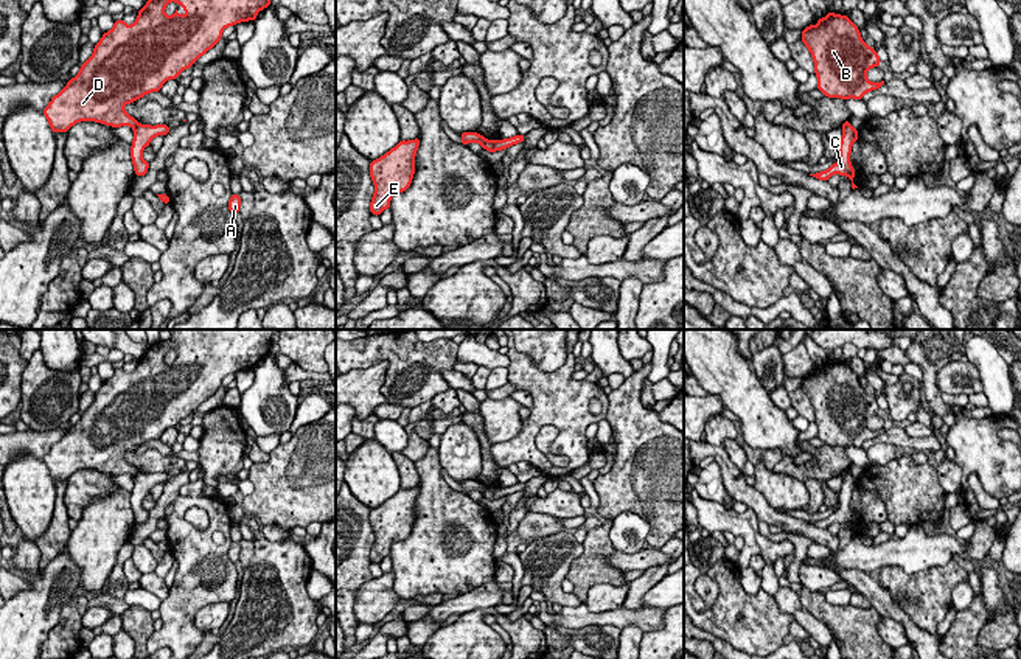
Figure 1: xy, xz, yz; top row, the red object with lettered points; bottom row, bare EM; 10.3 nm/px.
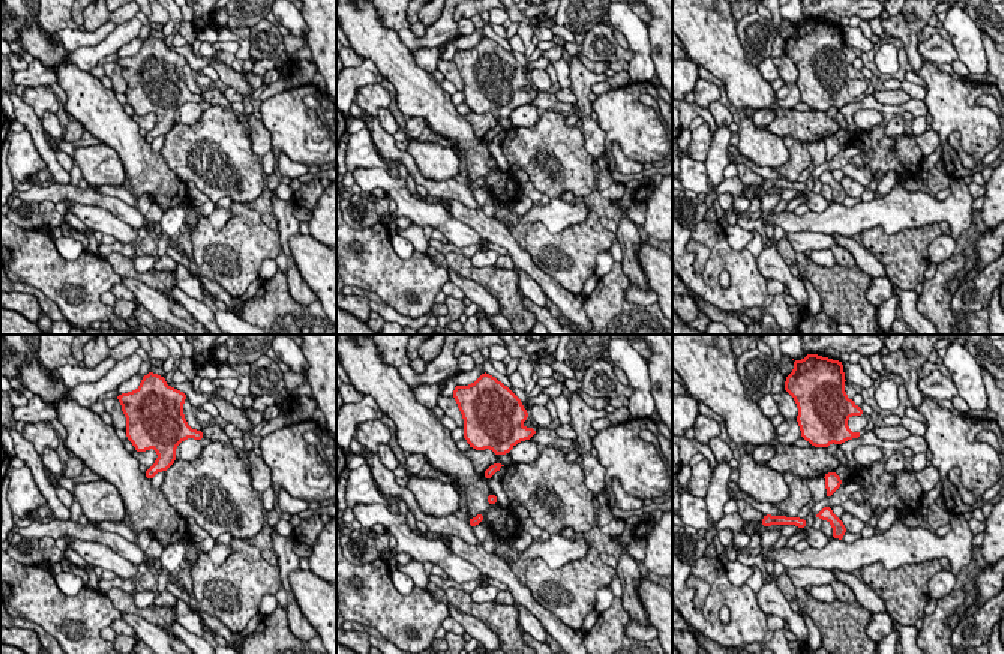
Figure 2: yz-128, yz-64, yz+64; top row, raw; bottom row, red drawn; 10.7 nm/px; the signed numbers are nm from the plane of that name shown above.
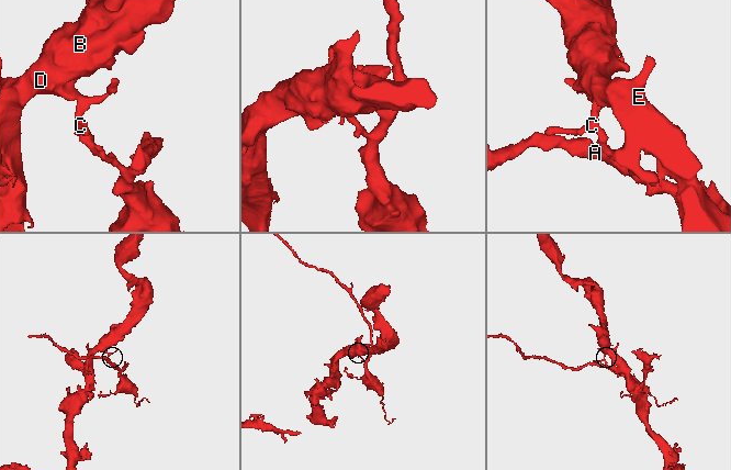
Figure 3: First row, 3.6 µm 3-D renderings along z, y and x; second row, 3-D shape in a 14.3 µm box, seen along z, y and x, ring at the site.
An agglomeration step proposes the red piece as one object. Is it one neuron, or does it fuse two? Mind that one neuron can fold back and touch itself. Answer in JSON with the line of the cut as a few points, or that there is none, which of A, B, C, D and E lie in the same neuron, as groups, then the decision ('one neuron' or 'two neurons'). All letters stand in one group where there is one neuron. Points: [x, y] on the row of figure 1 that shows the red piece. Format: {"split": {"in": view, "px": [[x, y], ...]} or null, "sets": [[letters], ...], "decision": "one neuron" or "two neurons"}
{"split": {"in": "xy", "px": [[139, 123], [134, 129]]}, "sets": [["A", "C"], ["B", "D", "E"]], "decision": "two neurons"}

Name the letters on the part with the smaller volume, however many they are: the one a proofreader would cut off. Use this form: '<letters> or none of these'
A, C

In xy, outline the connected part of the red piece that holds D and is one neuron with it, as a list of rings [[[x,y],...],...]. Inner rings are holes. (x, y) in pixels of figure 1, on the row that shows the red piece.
[[[148,0],[132,25],[126,25],[121,19],[103,34],[79,73],[42,110],[53,134],[67,132],[79,121],[135,129],[138,121],[126,113],[126,104],[146,93],[160,92],[168,79],[180,76],[185,68],[193,67],[213,48],[227,26],[253,22],[256,14],[269,5],[270,0]],[[169,2],[179,3],[186,14],[182,16],[176,9],[172,16],[166,16],[165,8]]]

